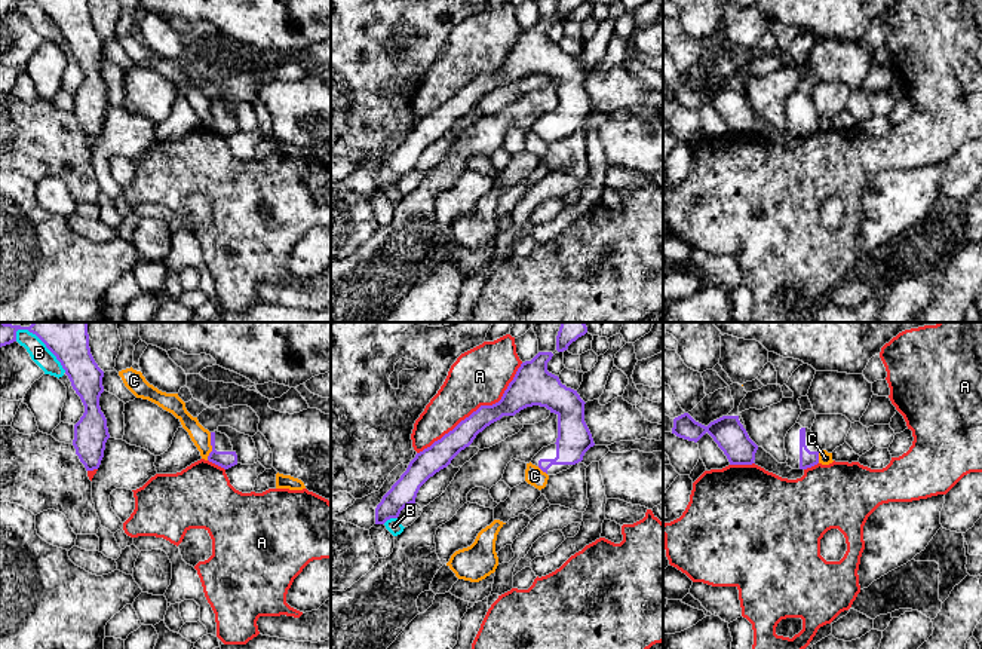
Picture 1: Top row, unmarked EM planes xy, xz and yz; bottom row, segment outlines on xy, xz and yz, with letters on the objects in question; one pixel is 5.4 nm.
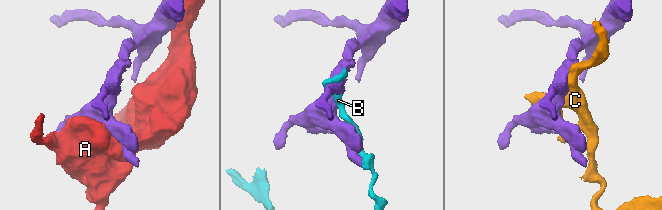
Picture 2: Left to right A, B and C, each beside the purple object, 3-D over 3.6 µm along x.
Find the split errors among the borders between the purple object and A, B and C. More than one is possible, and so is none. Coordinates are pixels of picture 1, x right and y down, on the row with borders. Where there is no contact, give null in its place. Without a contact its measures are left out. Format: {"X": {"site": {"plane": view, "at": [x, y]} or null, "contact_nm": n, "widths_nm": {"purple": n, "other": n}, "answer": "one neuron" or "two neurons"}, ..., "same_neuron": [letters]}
{"A": {"site": {"plane": "xz", "at": [478, 409]}, "contact_nm": 750, "widths_nm": {"purple": 160, "other": 300}, "answer": "two neurons"}, "B": {"site": {"plane": "xy", "at": [43, 342]}, "contact_nm": 360, "widths_nm": {"purple": 280, "other": 100}, "answer": "two neurons"}, "C": {"site": {"plane": "xy", "at": [211, 444]}, "contact_nm": 150, "widths_nm": {"purple": 100, "other": 100}, "answer": "two neurons"}, "same_neuron": []}

